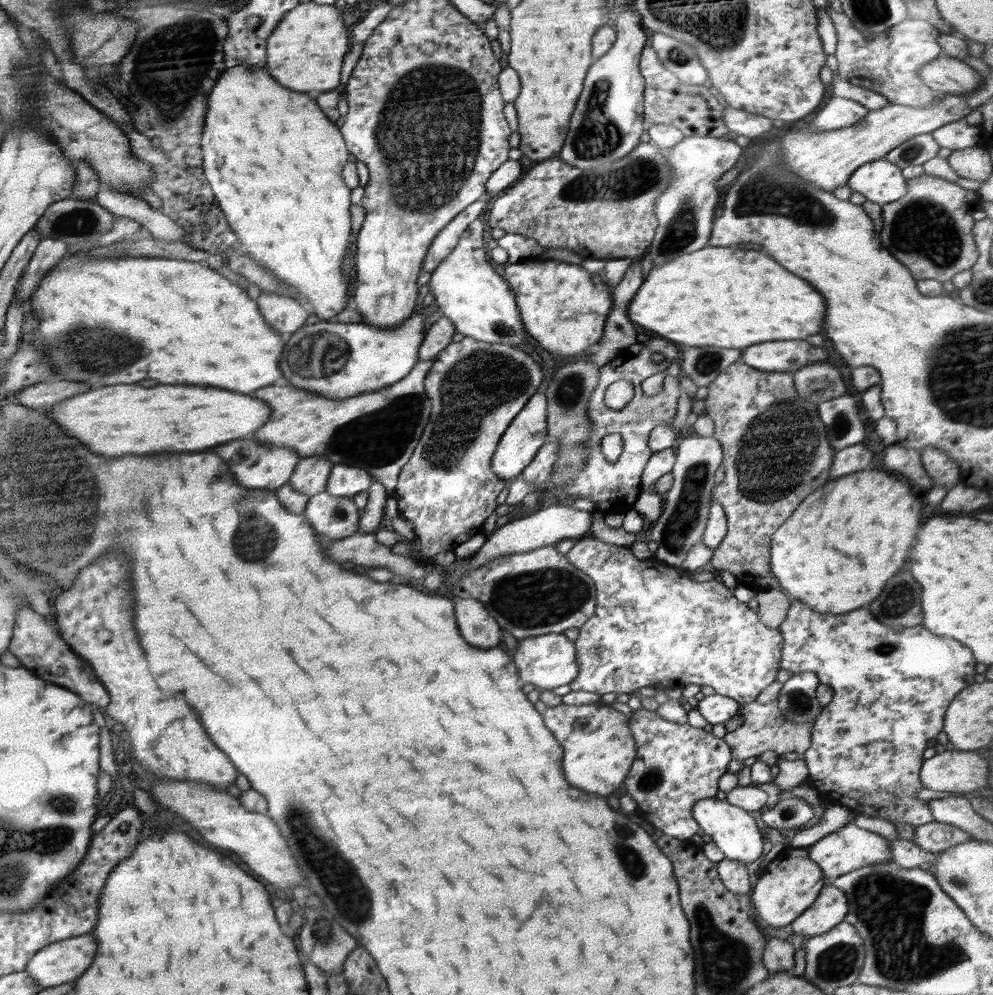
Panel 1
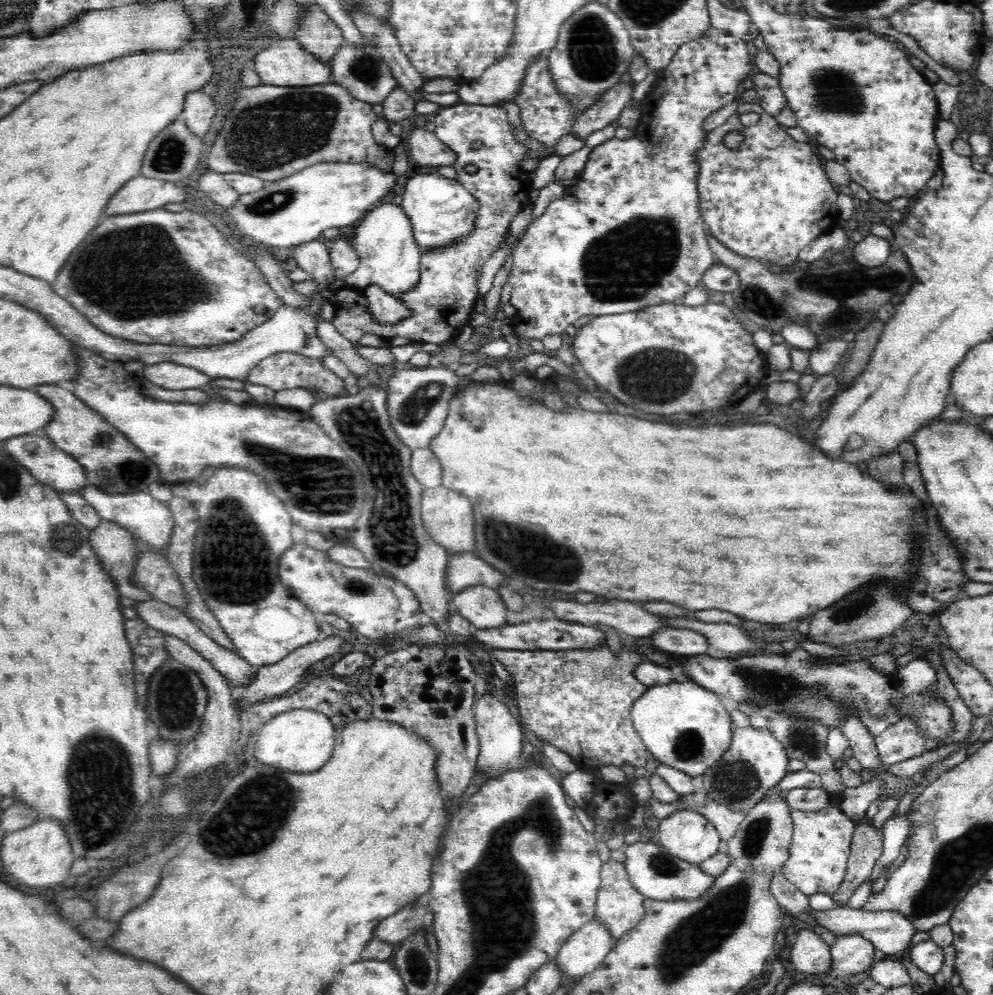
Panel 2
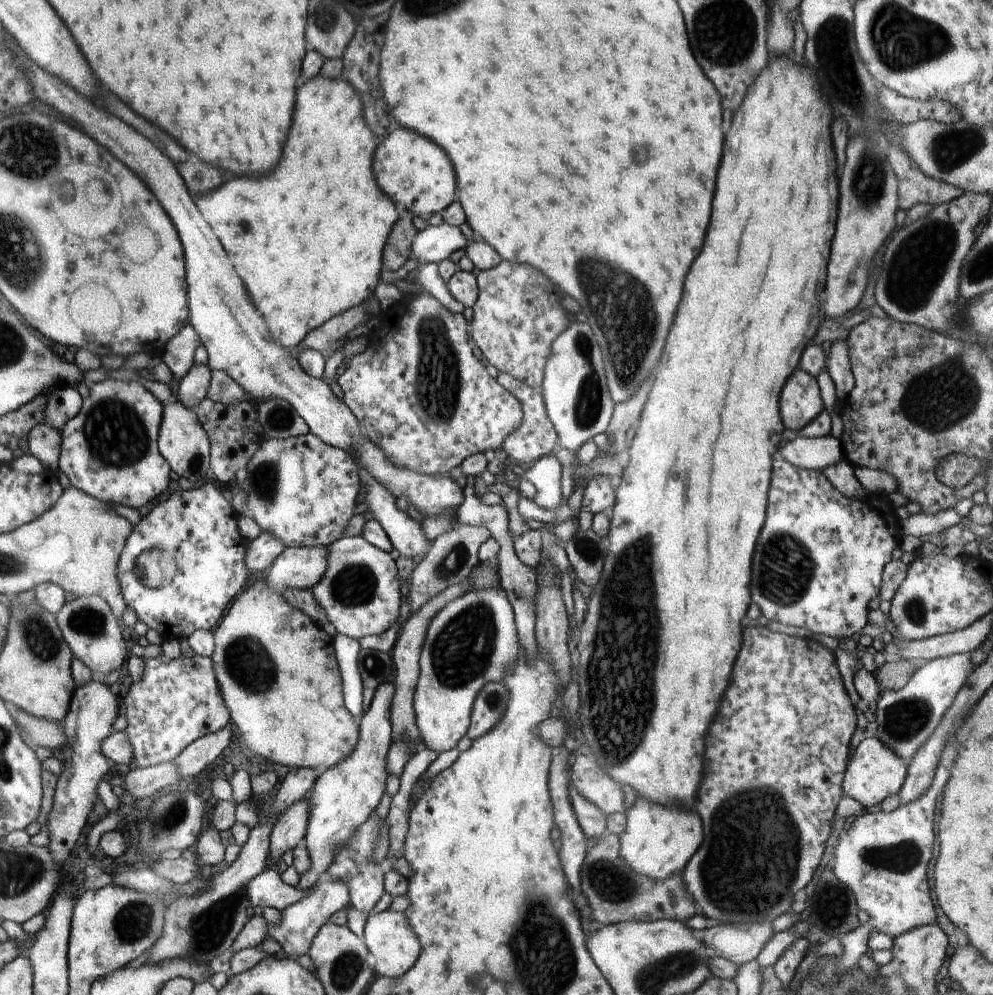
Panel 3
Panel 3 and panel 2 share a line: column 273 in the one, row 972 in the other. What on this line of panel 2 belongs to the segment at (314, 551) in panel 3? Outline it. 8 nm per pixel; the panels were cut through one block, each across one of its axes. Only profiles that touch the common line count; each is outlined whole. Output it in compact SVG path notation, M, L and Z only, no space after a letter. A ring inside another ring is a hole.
M594 918L560 947L554 962L564 975L582 977L603 964L614 944L610 929Z

